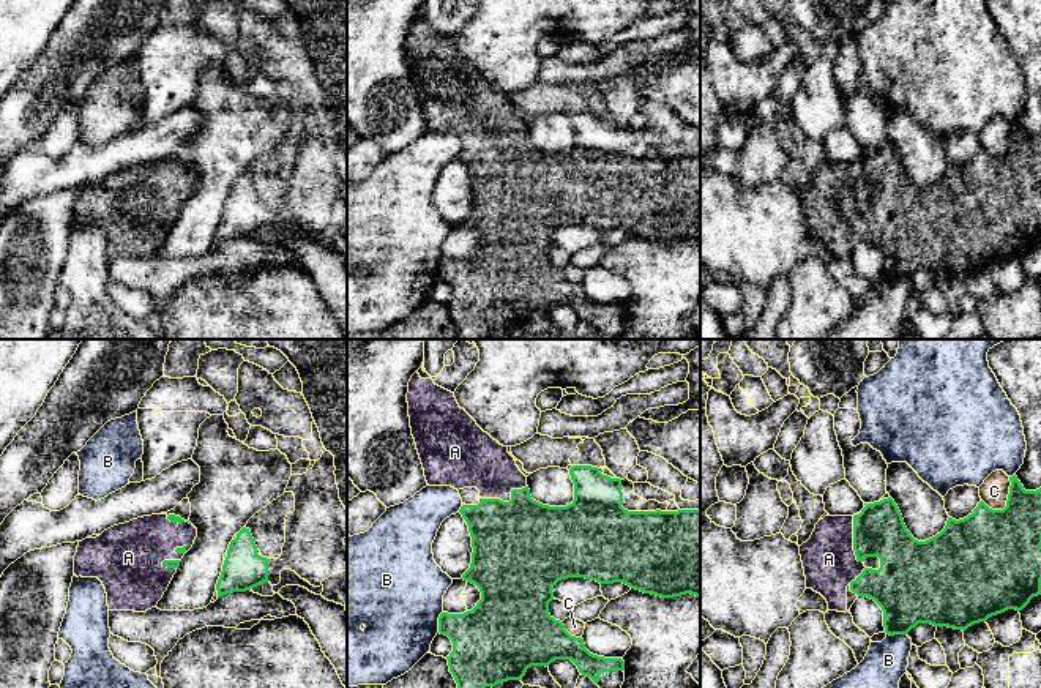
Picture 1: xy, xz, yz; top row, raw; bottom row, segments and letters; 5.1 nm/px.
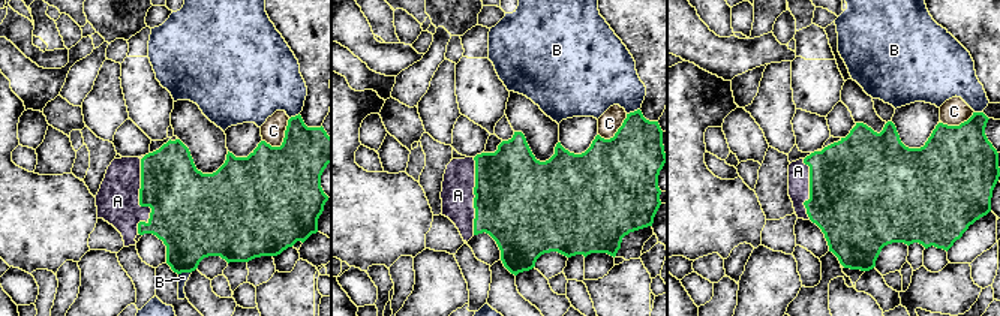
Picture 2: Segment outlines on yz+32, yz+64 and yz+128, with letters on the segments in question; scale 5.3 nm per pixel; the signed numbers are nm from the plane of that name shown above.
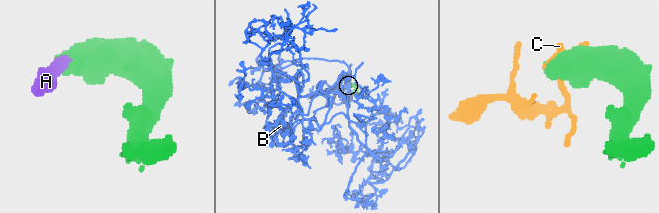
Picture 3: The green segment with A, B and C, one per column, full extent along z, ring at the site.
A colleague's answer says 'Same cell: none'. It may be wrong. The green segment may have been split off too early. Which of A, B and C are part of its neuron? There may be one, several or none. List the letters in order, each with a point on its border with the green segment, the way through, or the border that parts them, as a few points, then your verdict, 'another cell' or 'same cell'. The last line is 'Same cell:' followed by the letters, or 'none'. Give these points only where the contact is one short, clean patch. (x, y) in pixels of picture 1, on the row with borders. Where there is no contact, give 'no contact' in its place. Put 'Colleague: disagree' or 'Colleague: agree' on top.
Colleague: disagree
A: contact xz (507, 502); same cell
B: contact xz (439, 622); another cell
C: contact yz (1008, 499); another cell
Same cell: A

